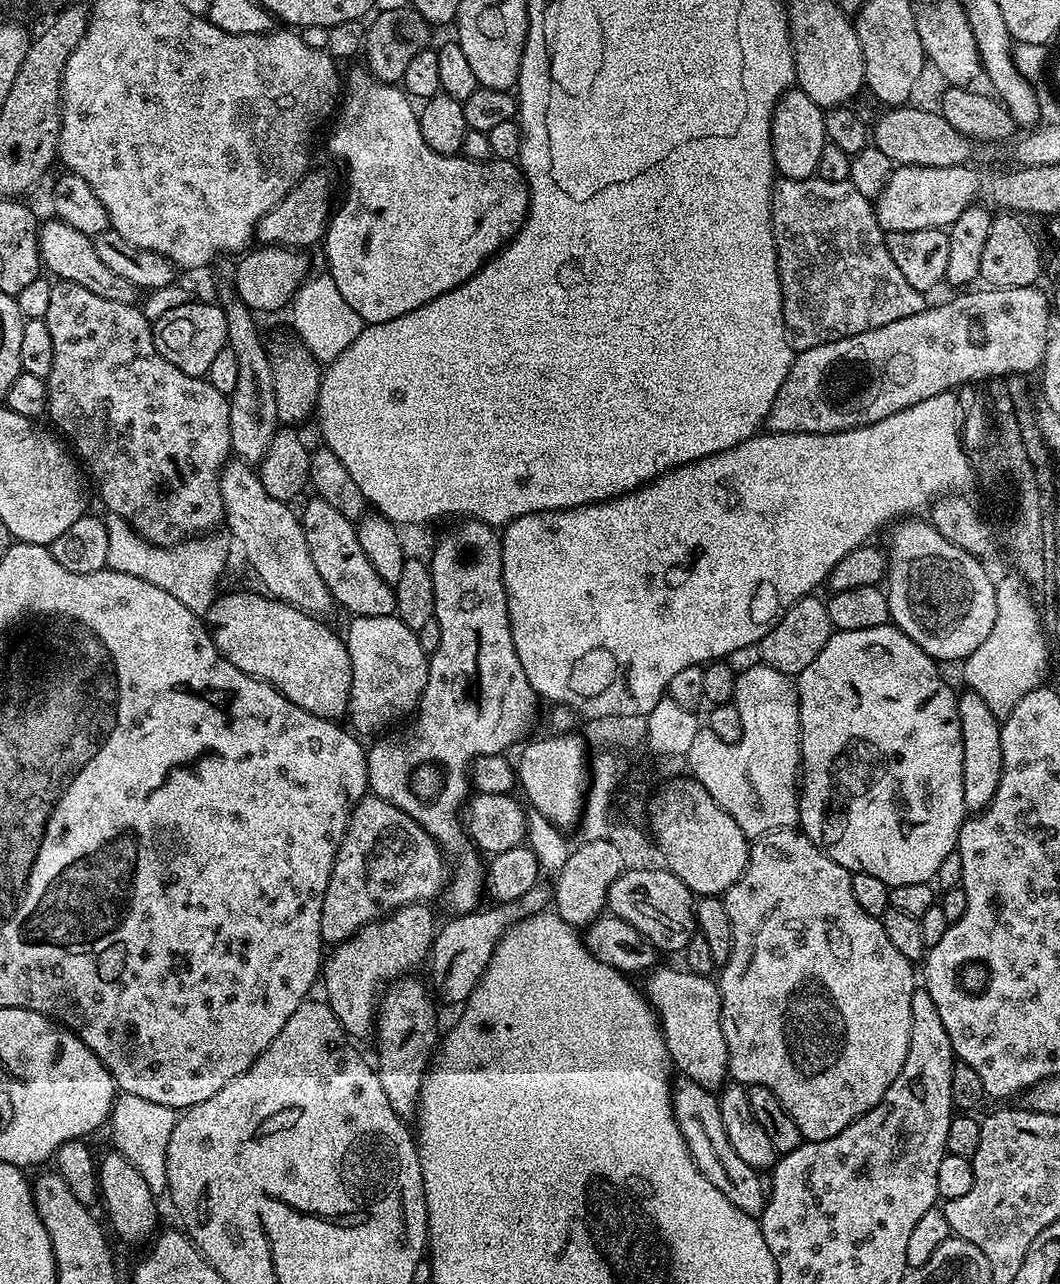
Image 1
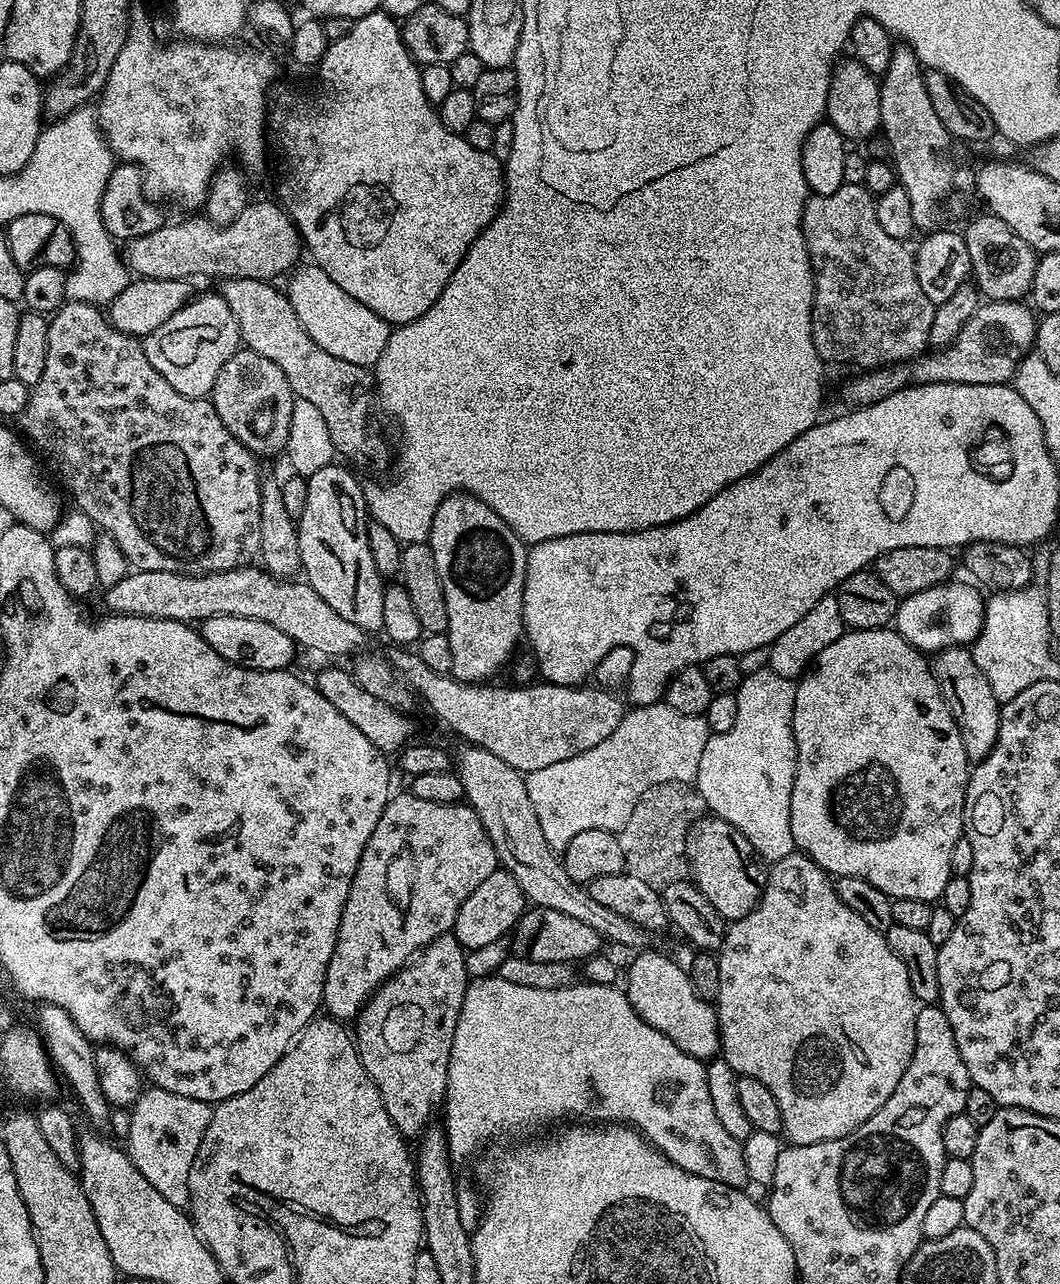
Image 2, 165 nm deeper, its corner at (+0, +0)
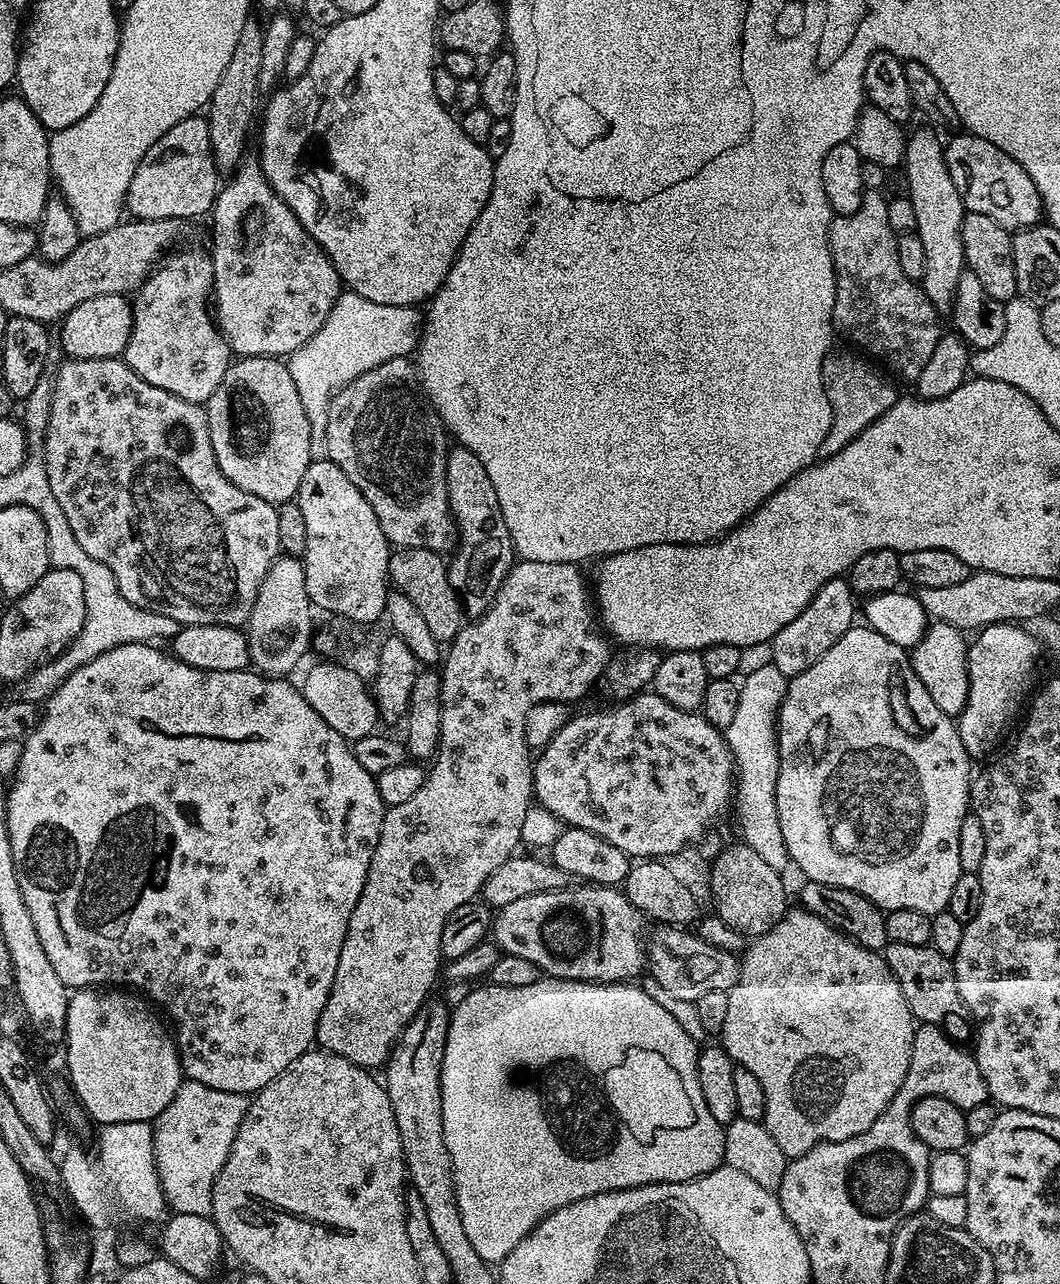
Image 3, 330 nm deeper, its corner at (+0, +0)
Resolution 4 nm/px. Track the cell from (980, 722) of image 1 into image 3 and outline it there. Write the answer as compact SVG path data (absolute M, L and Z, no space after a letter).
M939 622L929 623L924 636L910 650L910 659L914 674L918 674L918 682L926 686L930 698L938 705L942 714L959 718L966 706L966 698L970 690L968 681L968 645L965 633L959 628Z

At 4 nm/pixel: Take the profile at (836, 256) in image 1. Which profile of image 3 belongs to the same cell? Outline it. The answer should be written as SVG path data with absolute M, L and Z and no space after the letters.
M865 192L864 201L854 214L836 216L828 229L828 249L836 271L836 301L832 311L835 331L840 332L852 344L865 348L869 357L877 356L890 371L908 382L915 382L918 374L930 362L934 346L938 346L942 329L936 319L936 307L926 298L923 287L917 281L906 278L902 262L898 262L897 233L890 226L887 214L888 200L880 192Z

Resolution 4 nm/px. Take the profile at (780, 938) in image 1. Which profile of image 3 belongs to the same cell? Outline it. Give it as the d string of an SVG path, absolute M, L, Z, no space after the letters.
M803 906L789 907L784 917L774 927L755 937L743 949L740 961L740 977L735 986L728 991L729 1005L725 1025L718 1035L719 1043L730 1054L730 1058L739 1067L750 1070L762 1090L766 1093L766 1110L762 1121L764 1128L770 1130L770 1138L778 1142L782 1154L795 1158L806 1154L814 1146L826 1142L842 1142L846 1138L854 1138L854 1134L862 1134L874 1126L874 1118L890 1106L894 1094L898 1094L898 1086L906 1078L906 1070L910 1070L910 1050L914 1046L914 1034L918 1021L912 1015L910 1006L902 994L902 986L894 978L890 966L884 961L880 952L872 952L866 946L854 942L837 928L831 928L822 918L810 914Z

